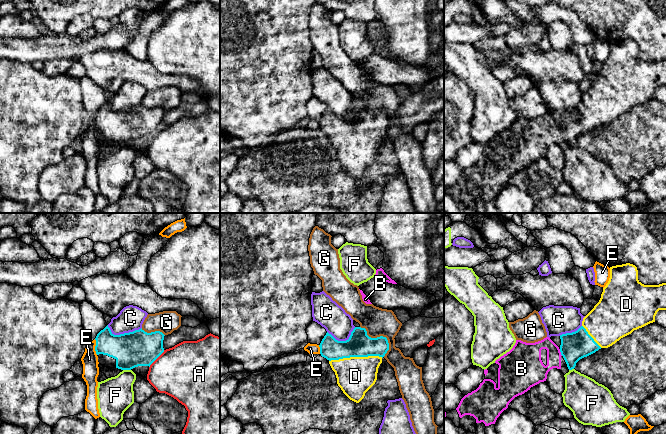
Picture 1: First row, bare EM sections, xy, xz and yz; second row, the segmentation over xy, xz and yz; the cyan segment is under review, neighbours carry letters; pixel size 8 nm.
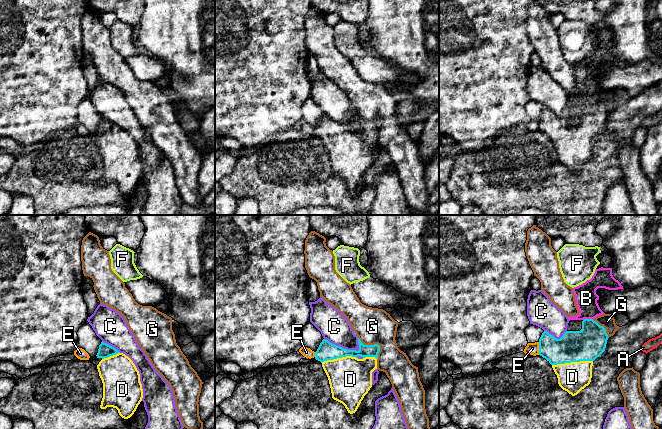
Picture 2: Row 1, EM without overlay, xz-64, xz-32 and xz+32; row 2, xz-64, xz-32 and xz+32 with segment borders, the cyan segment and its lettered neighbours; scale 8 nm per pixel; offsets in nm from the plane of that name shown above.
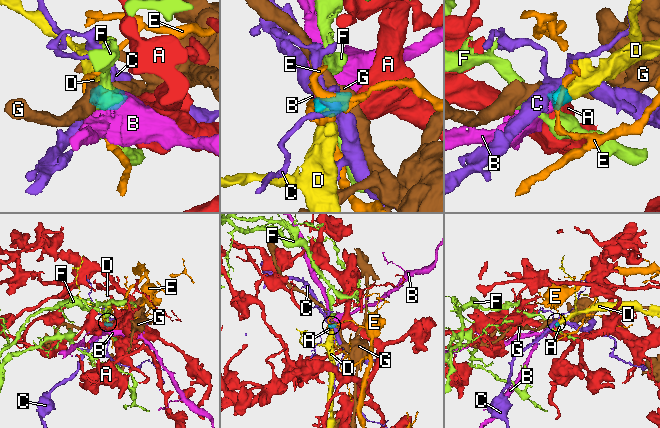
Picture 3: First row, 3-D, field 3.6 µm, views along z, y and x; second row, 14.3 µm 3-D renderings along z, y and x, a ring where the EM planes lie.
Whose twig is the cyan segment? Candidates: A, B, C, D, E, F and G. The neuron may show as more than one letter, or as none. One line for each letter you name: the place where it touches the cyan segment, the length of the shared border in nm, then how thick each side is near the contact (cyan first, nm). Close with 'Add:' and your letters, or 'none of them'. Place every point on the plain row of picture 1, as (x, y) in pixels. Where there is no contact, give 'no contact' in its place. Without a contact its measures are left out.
B: meets cyan in yz at (560, 127); contact 60 nm long; 220 nm thick on the cyan side, 190 nm on the other
D: meets cyan in xz at (355, 132); contact 440 nm long; 200 nm thick on the cyan side, 300 nm on the other
Add: B, D

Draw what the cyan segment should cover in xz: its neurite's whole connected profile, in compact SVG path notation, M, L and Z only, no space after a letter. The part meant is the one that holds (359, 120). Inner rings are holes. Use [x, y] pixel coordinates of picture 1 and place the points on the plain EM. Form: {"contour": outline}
{"contour": "M355 103L346 117L338 117L327 108L319 123L321 132L329 137L332 146L335 148L338 162L350 176L359 179L377 156L378 144L382 139L382 134L389 126L389 119L386 113L371 114L367 111L365 104Z"}

